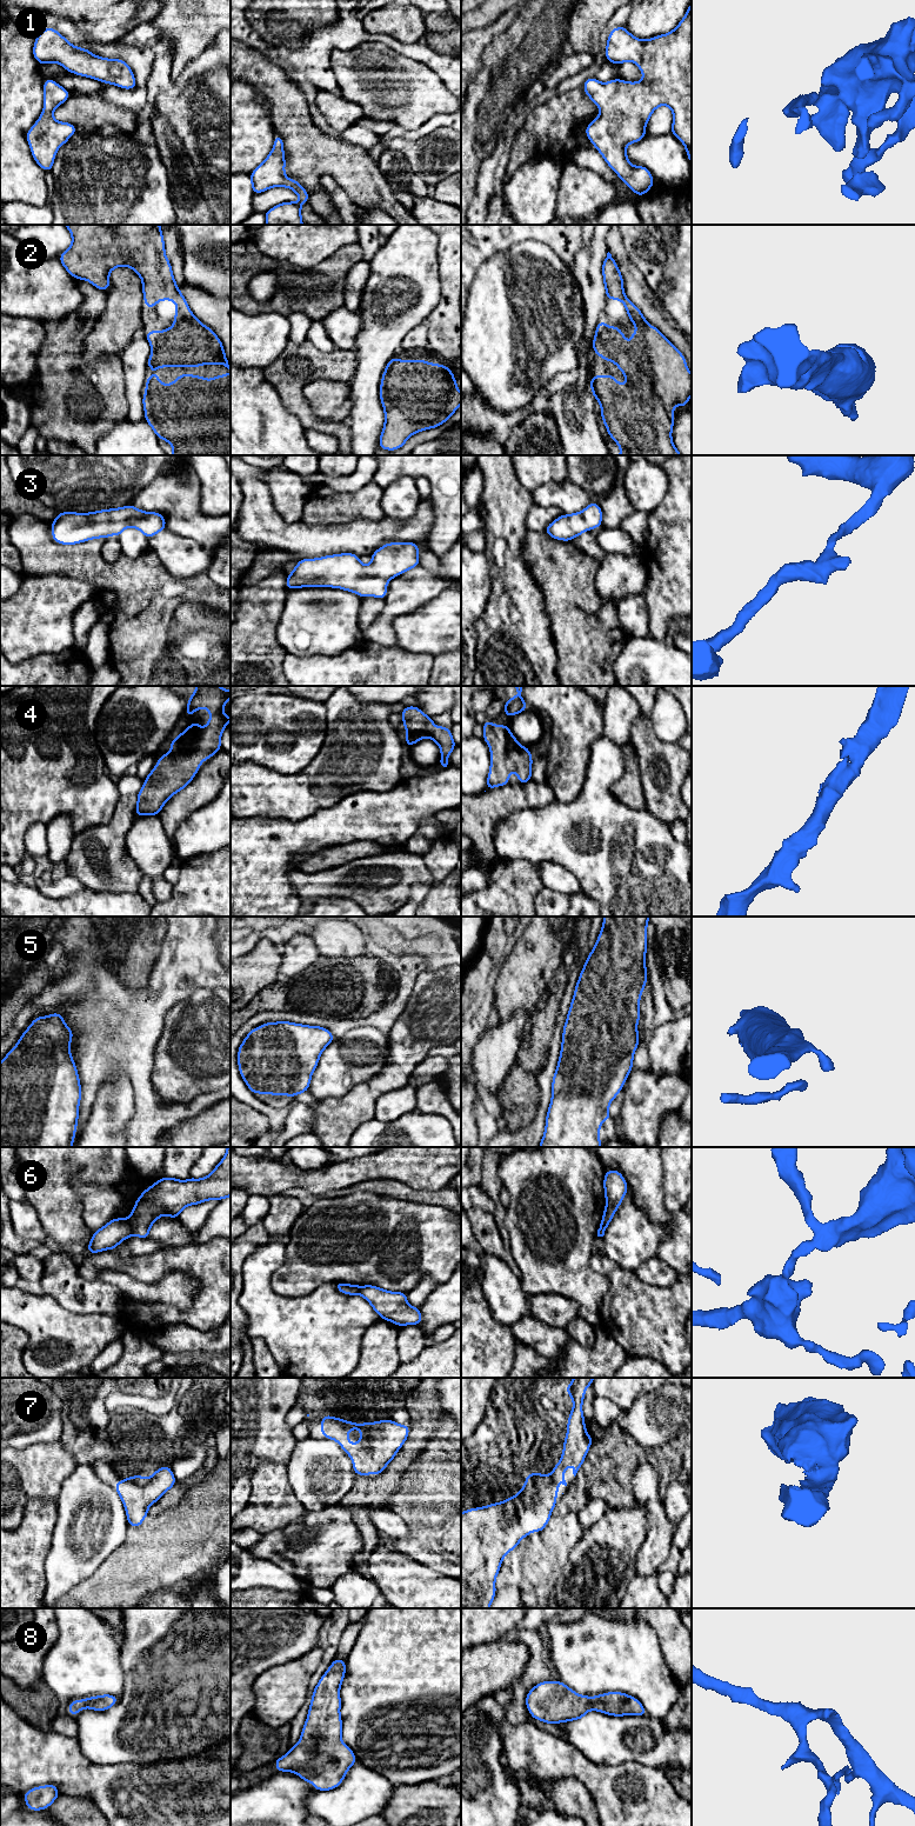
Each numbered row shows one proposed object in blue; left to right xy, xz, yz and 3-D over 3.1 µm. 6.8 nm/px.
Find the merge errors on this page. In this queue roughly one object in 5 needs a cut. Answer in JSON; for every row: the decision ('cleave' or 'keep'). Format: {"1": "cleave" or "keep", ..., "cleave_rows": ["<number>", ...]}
{"1": "keep", "2": "keep", "3": "keep", "4": "keep", "5": "keep", "6": "cleave", "7": "keep", "8": "keep", "cleave_rows": ["6"]}

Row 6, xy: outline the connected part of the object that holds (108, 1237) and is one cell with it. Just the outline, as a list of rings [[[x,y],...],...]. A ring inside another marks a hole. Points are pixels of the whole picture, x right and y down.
[[[113,1218],[103,1227],[92,1235],[87,1253],[99,1253],[106,1249],[115,1249],[118,1245],[133,1234],[127,1219]]]

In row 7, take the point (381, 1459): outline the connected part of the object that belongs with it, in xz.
[[[322,1414],[320,1425],[325,1439],[338,1441],[352,1458],[354,1473],[366,1477],[369,1473],[379,1475],[385,1471],[408,1439],[409,1430],[410,1426],[396,1424],[392,1419],[358,1424],[327,1414]],[[349,1430],[362,1432],[358,1444],[348,1441]]]

